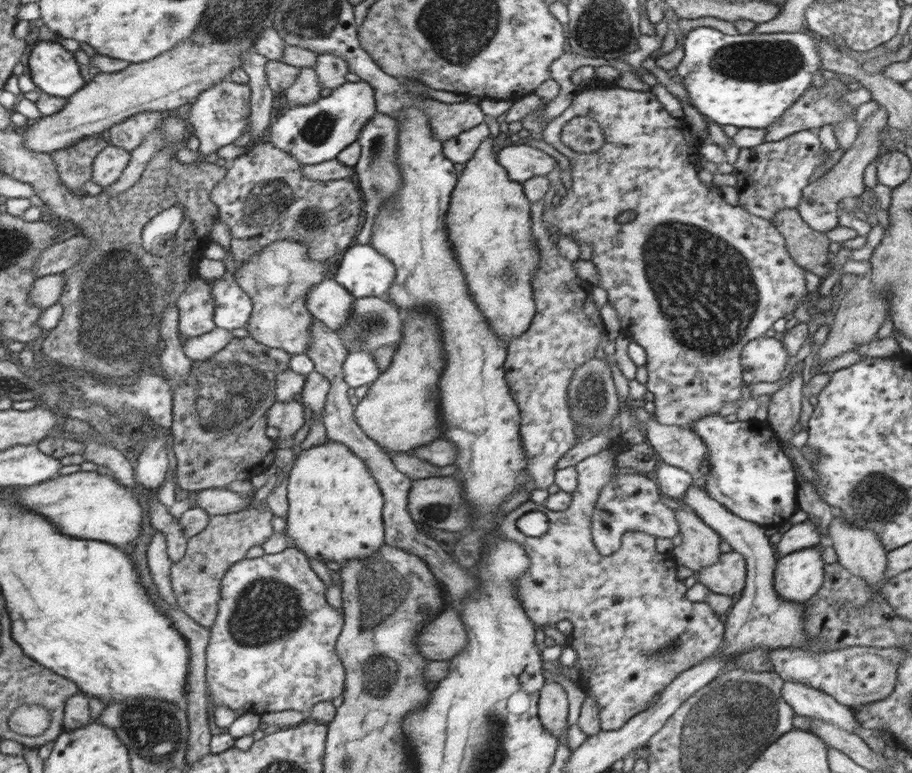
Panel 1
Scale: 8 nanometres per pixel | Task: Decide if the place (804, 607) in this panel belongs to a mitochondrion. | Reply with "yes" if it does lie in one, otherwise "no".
no

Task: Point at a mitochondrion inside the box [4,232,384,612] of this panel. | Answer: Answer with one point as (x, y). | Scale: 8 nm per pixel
(117, 306)

